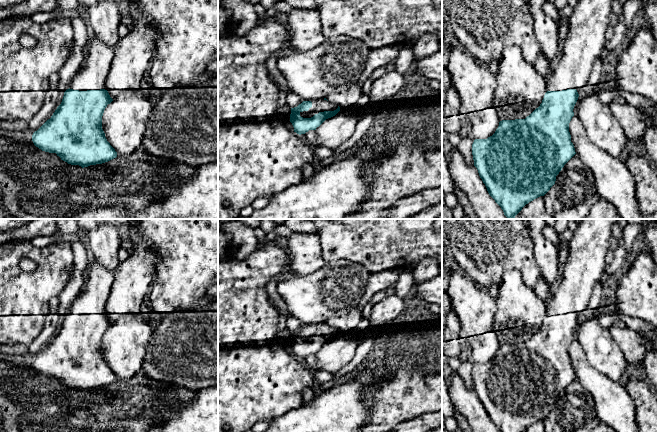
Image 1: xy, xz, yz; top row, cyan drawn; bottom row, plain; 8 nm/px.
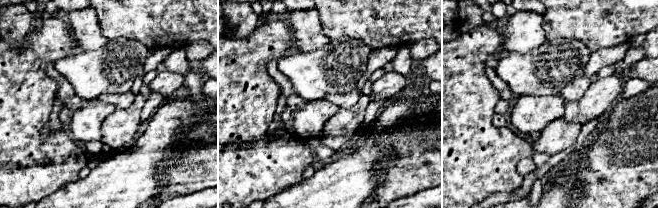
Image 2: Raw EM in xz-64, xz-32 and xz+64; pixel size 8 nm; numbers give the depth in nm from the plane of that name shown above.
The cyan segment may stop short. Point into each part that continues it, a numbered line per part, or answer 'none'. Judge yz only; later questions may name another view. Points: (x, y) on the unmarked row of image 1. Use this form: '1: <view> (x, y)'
1: yz (585, 263)

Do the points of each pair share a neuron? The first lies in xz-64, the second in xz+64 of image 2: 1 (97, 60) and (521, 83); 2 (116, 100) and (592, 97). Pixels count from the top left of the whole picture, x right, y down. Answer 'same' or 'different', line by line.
1: same
2: different

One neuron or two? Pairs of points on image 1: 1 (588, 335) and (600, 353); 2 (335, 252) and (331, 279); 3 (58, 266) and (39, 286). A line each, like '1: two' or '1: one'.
1: one
2: two
3: one

